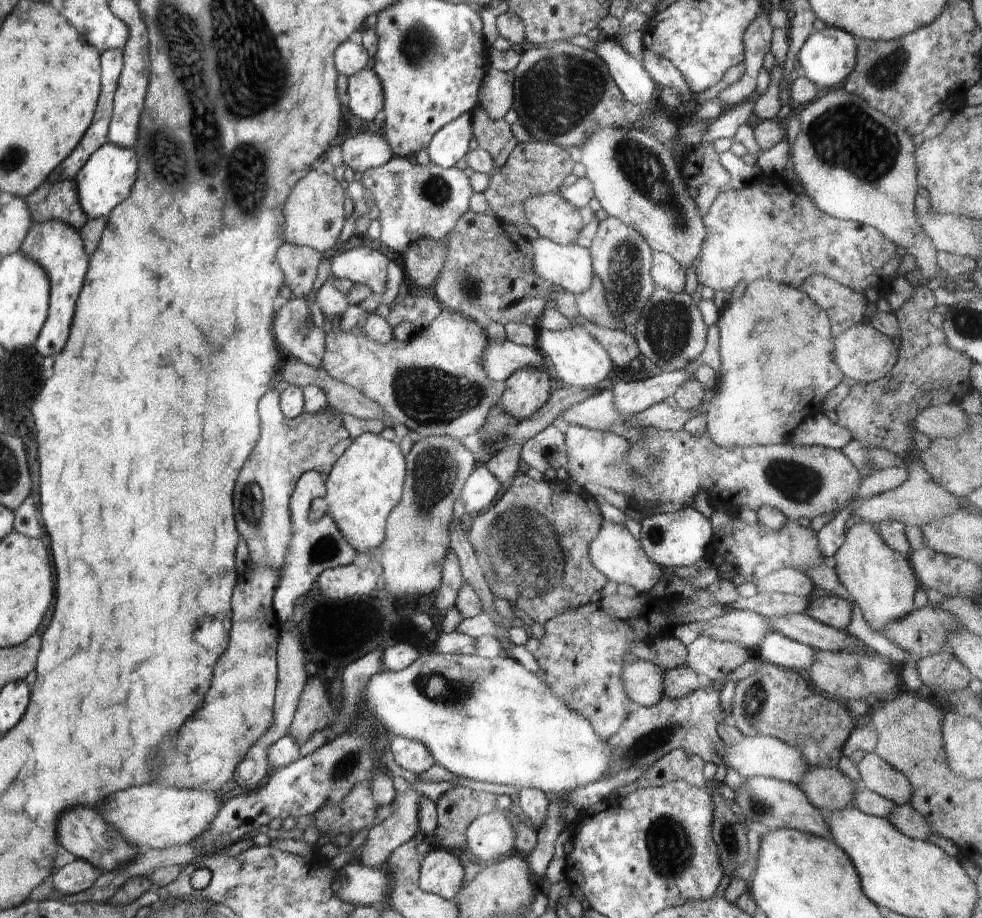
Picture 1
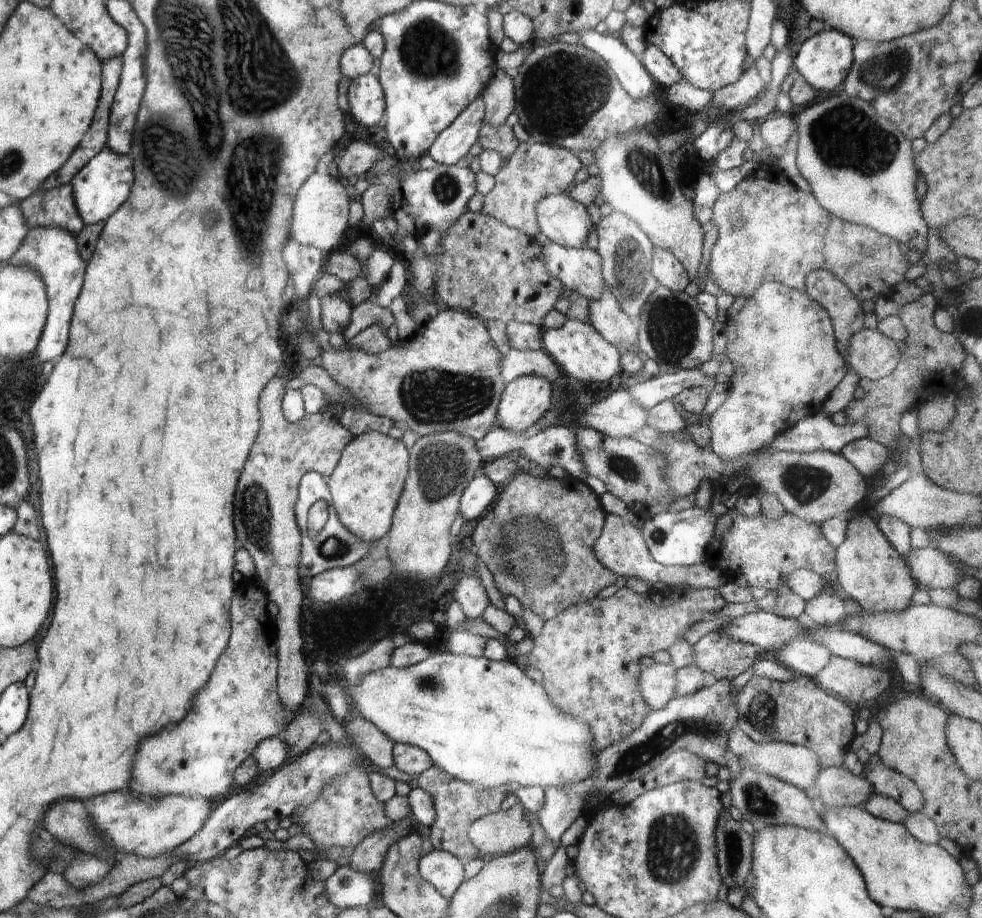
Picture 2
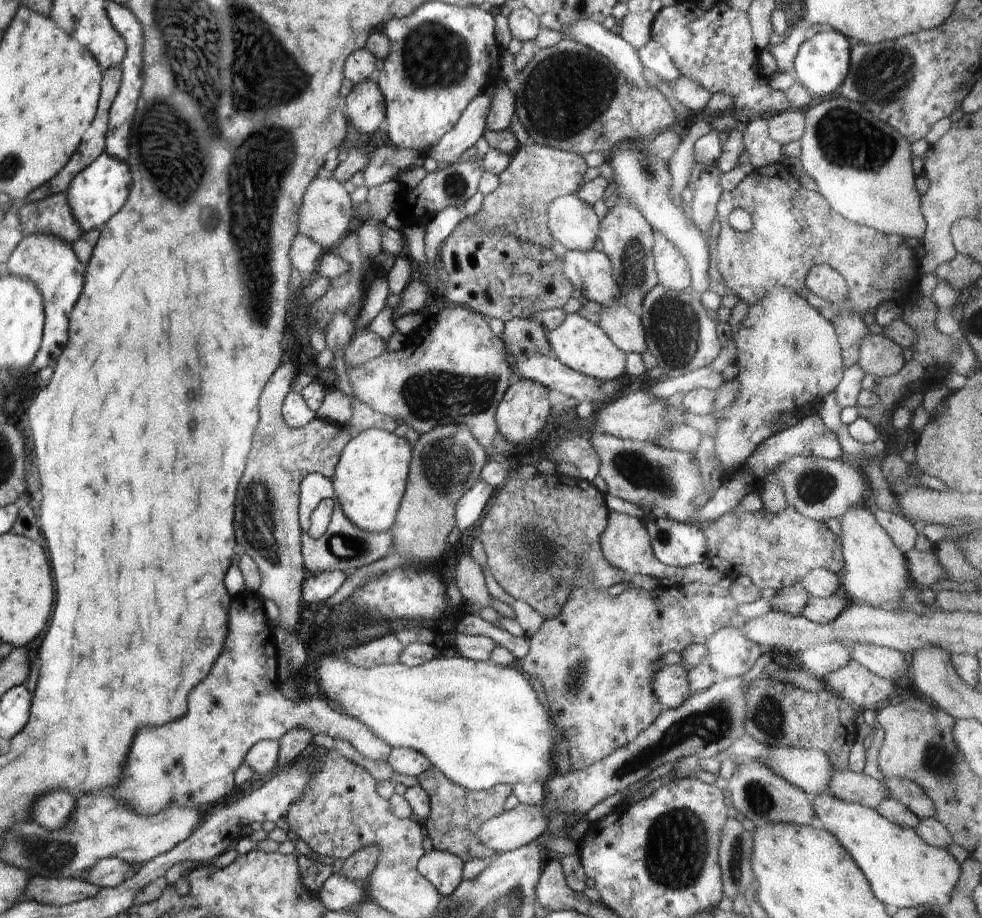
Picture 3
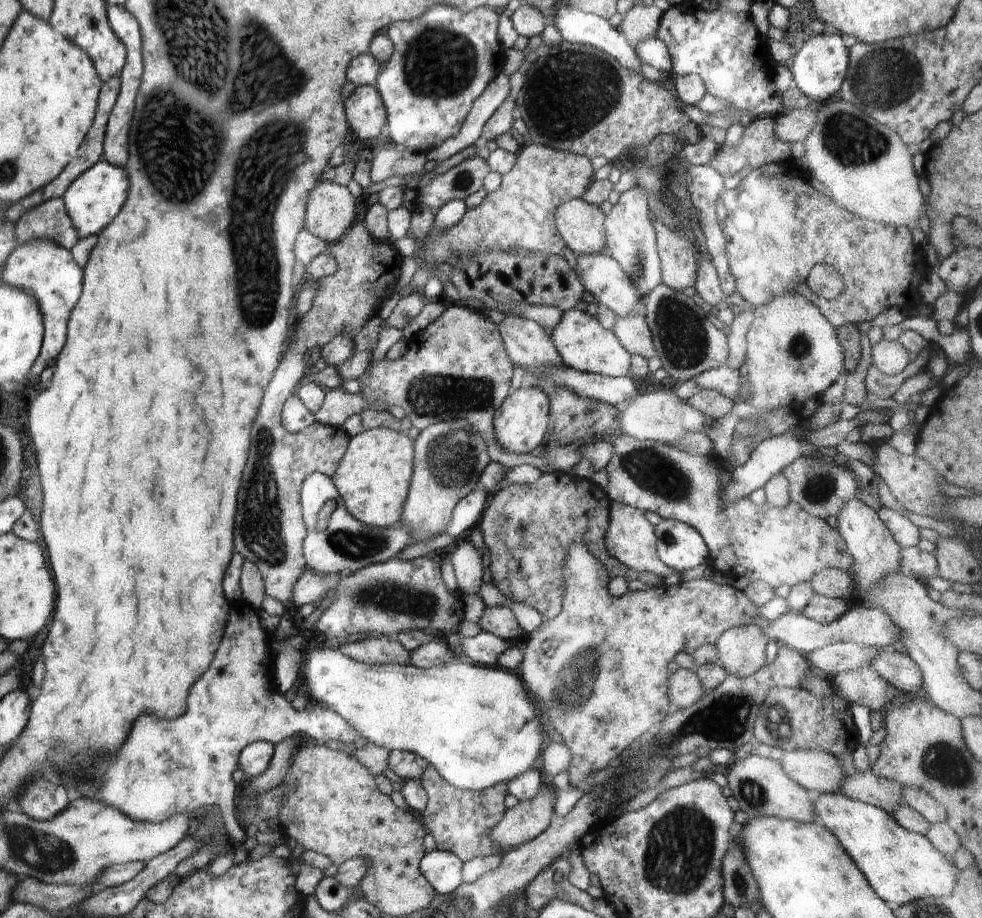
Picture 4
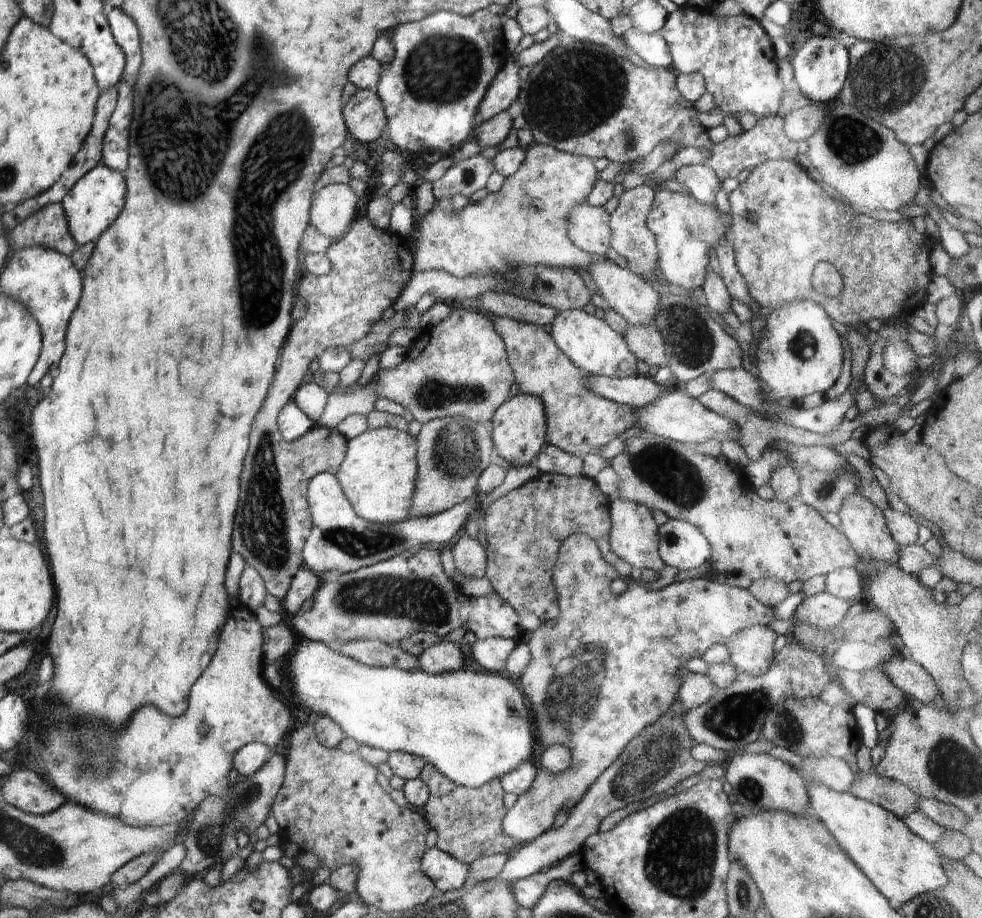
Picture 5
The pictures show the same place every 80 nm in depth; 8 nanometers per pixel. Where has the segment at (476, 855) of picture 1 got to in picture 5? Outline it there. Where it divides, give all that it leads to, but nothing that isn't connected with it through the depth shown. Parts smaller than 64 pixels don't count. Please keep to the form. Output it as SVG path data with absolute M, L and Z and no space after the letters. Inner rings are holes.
M574 533L568 538L562 541L559 553L553 568L552 575L553 585L557 592L557 603L559 606L560 614L558 618L551 621L541 623L541 625L533 632L532 639L529 643L529 649L531 652L530 664L523 670L523 673L519 676L522 684L523 696L528 702L530 702L530 714L534 718L534 736L536 738L535 758L534 764L537 768L532 784L525 793L522 793L517 797L516 802L507 809L505 817L502 819L502 828L507 837L516 839L518 842L525 844L543 835L552 829L554 824L554 818L560 814L560 810L564 810L567 814L581 801L581 798L586 794L589 786L600 776L609 766L620 756L620 753L624 750L624 747L632 740L633 736L636 736L645 726L655 723L661 718L665 712L673 706L677 700L679 688L681 687L681 677L678 670L682 666L686 666L686 662L690 658L698 658L706 652L706 649L713 644L720 643L726 645L727 642L736 636L740 631L753 627L754 625L768 625L770 622L774 622L775 610L756 600L752 593L748 589L741 589L740 587L731 587L730 585L723 585L712 580L708 575L701 575L696 579L689 579L686 581L674 581L670 585L667 585L660 590L654 591L649 589L646 585L642 584L642 580L634 580L630 577L620 577L616 572L616 569L604 560L601 555L598 545L594 540L588 538L588 536L582 533ZM623 578L626 583L626 590L622 594L612 593L610 584L613 580ZM552 744L564 745L571 754L570 766L564 771L559 773L550 772L548 769L540 766L539 754L542 754Z

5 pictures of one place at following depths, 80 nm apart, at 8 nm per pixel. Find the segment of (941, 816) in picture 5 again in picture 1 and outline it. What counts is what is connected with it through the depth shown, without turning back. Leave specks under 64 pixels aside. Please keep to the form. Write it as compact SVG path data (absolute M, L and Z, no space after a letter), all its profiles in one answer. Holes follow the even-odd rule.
M866 753L858 764L855 764L861 776L862 785L871 792L884 796L894 805L910 803L913 788L904 774L887 764L875 753Z

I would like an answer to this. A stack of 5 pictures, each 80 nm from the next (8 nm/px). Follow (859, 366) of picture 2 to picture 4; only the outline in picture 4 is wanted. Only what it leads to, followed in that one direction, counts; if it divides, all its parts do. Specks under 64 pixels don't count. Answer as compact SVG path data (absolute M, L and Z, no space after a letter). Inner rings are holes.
M882 338L872 346L871 351L872 365L887 375L902 372L912 359L912 354L898 340L889 341Z

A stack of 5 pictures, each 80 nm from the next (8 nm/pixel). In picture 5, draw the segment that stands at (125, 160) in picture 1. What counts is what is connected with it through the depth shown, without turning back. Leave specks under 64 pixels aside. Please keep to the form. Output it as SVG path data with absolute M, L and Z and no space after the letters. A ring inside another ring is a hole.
M102 162L74 184L61 203L68 216L70 232L78 246L96 242L104 230L118 218L118 214L124 208L126 193L127 184L124 175Z

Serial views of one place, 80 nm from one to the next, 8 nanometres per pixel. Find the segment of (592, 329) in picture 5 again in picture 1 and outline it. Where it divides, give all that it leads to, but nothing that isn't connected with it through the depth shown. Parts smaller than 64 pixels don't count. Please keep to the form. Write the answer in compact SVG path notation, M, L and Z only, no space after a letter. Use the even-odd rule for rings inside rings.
M574 326L562 331L539 330L535 349L547 359L554 383L589 388L606 379L614 368L606 348L586 328Z

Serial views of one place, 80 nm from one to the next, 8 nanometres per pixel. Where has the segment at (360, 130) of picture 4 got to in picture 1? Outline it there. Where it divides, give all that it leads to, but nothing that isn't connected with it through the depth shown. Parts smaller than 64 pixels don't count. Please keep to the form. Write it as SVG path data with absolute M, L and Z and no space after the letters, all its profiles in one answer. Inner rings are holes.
M371 66L348 78L347 93L352 113L362 120L374 121L380 110L383 110L382 84Z

